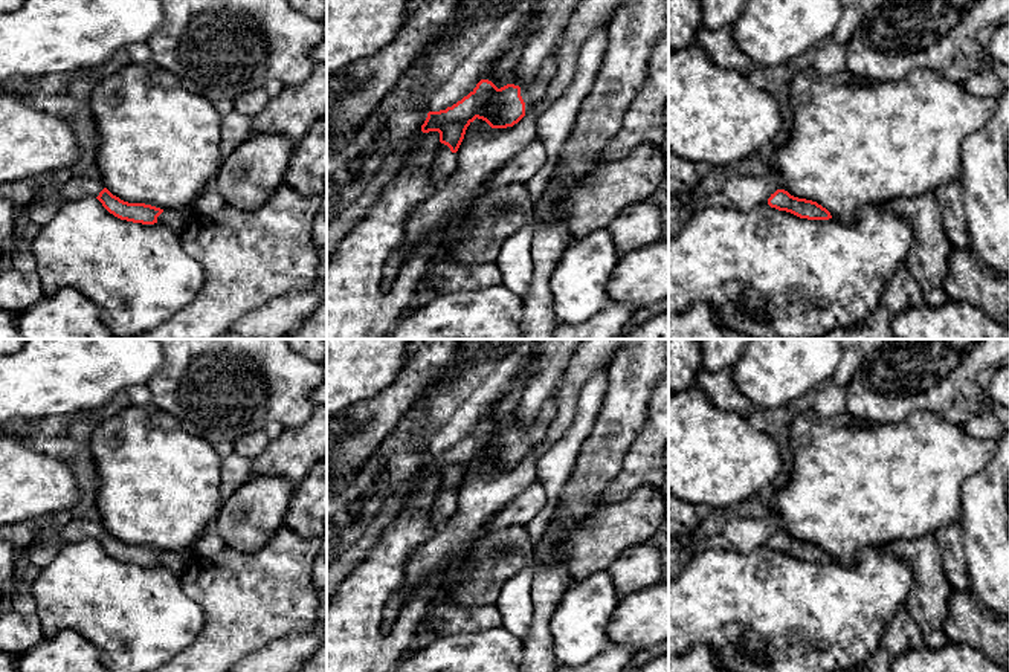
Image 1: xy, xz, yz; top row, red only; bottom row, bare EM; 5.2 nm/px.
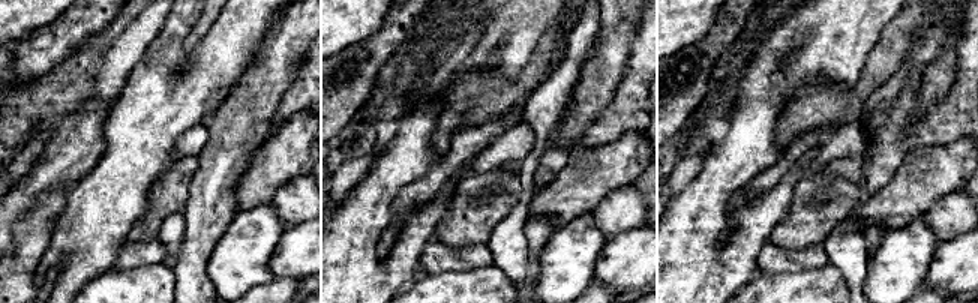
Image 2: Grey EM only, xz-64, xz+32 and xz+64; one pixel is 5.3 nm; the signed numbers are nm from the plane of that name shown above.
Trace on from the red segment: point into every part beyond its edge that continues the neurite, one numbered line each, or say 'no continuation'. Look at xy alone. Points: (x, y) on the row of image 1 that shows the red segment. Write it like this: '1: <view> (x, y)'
1: xy (87, 185)
2: xy (176, 219)

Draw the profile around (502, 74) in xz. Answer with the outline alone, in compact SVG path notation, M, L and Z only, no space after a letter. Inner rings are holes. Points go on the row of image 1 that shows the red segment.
M527 32L521 34L513 47L496 63L493 76L488 81L492 81L498 89L511 82L513 72L522 53L522 44L525 37Z

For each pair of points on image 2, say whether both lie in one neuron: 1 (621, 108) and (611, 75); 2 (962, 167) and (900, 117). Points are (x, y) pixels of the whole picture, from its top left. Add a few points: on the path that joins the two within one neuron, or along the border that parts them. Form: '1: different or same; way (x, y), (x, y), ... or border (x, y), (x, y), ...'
1: different; border (629, 57), (627, 68), (611, 102), (594, 119)
2: different; border (962, 137), (945, 144), (912, 146), (902, 158)

